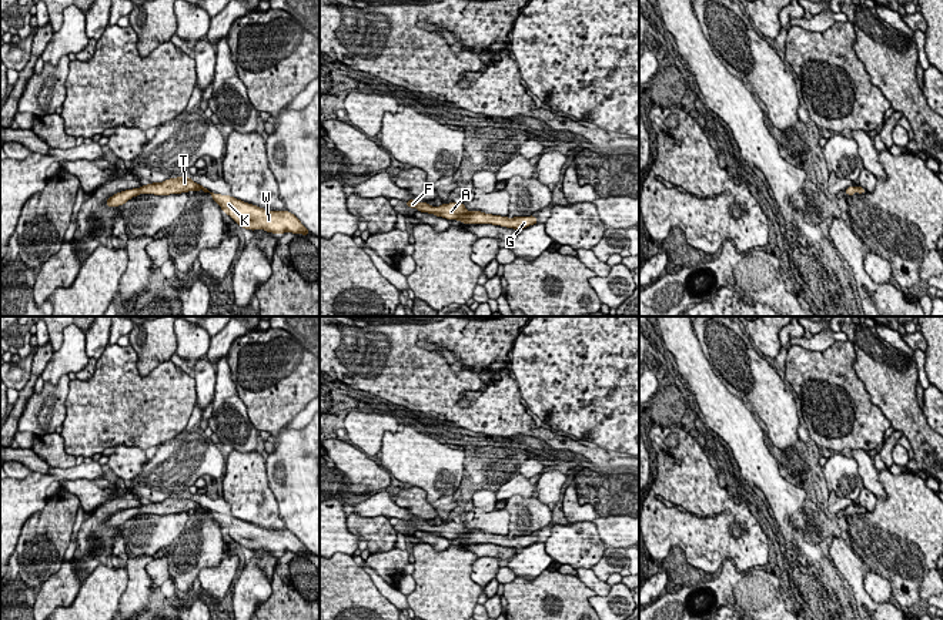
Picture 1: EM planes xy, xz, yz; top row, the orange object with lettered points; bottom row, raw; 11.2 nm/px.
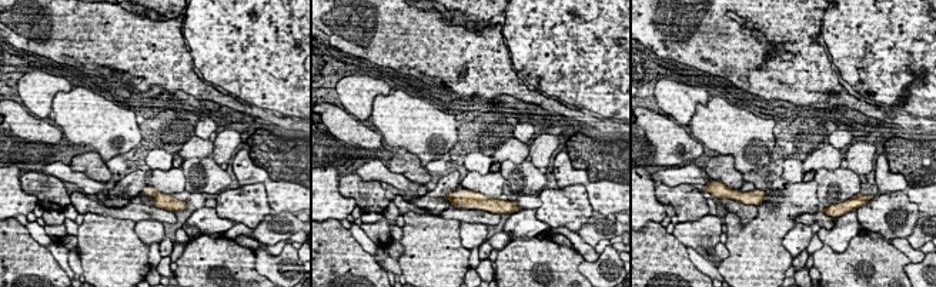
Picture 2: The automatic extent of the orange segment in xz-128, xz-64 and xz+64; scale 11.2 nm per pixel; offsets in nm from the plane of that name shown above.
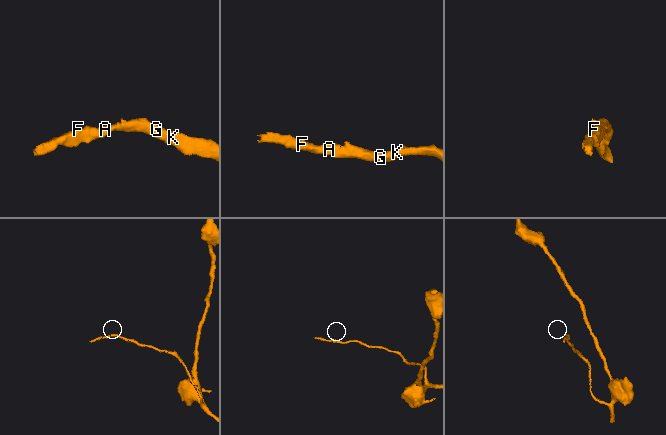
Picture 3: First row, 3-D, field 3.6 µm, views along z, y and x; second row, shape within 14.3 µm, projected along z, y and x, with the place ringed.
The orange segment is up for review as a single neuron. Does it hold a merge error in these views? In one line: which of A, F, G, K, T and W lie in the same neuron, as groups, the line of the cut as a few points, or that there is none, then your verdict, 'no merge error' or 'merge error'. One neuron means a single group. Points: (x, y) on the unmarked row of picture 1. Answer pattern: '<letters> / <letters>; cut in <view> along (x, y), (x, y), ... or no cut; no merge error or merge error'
A F G K T W; no cut; no merge error

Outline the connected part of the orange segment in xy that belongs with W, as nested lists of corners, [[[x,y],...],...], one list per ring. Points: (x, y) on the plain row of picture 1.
[[[210,513],[221,529],[244,549],[264,549],[272,553],[284,553],[288,550],[292,553],[310,554],[310,550],[301,543],[301,540],[287,529],[267,530],[230,515]]]

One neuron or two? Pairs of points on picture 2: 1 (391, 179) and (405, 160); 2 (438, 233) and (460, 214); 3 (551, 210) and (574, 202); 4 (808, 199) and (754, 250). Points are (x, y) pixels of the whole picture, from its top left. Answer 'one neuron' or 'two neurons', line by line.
1: two neurons
2: two neurons
3: one neuron
4: one neuron

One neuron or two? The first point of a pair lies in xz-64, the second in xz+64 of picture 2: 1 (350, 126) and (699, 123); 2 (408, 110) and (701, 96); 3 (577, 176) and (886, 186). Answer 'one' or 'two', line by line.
1: two
2: two
3: one

